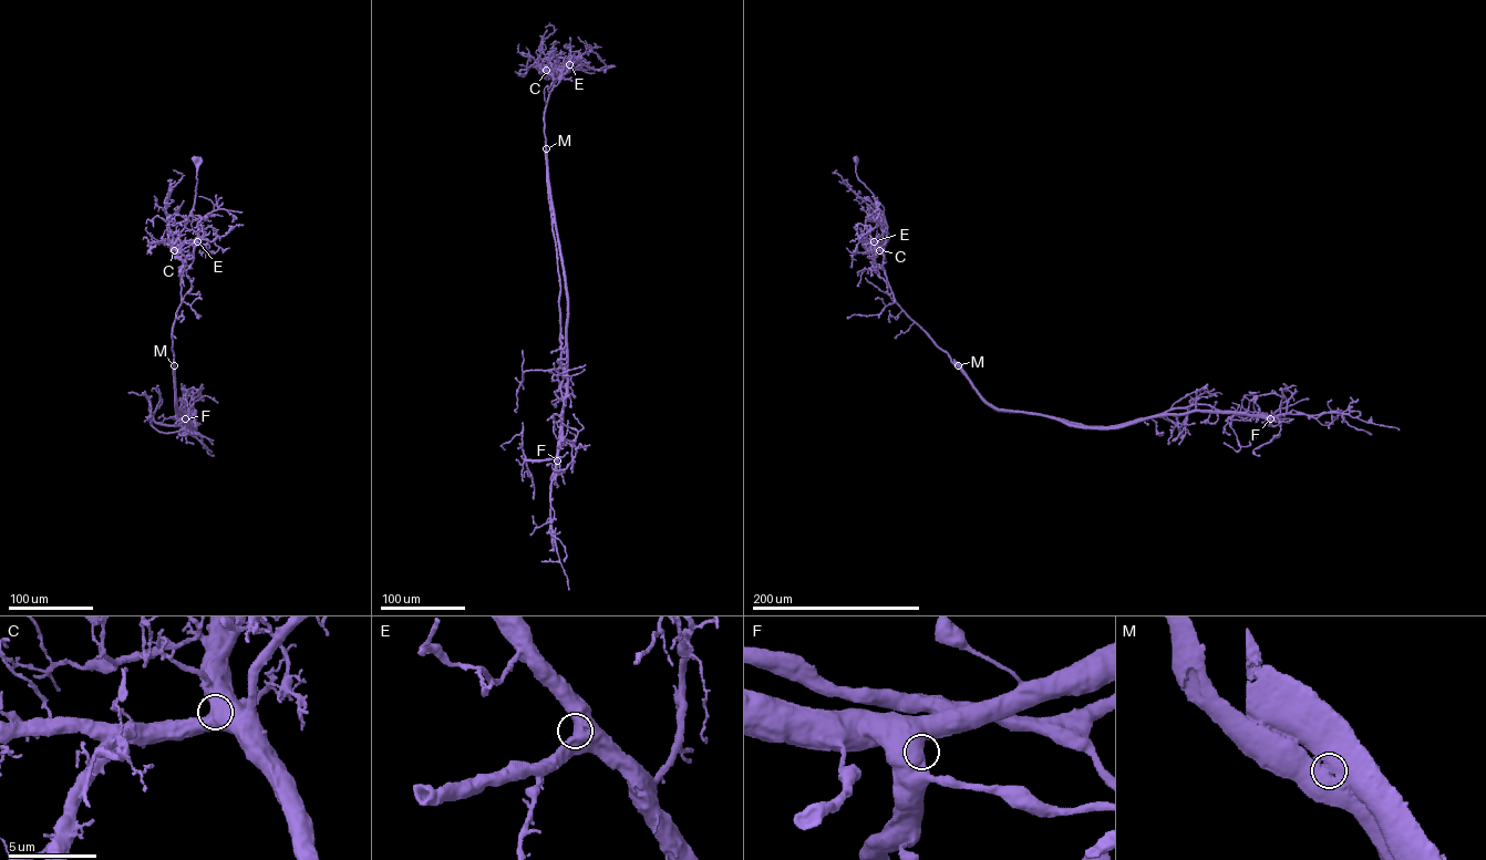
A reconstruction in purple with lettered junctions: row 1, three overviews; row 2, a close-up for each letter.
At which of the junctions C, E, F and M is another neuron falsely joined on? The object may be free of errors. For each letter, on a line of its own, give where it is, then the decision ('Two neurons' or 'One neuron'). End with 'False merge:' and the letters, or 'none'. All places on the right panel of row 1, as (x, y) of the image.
C: Place: (879, 250). One neuron
E: Place: (874, 241). One neuron
F: Place: (1270, 418). One neuron
M: Place: (958, 365). Two neurons
False merge: M

